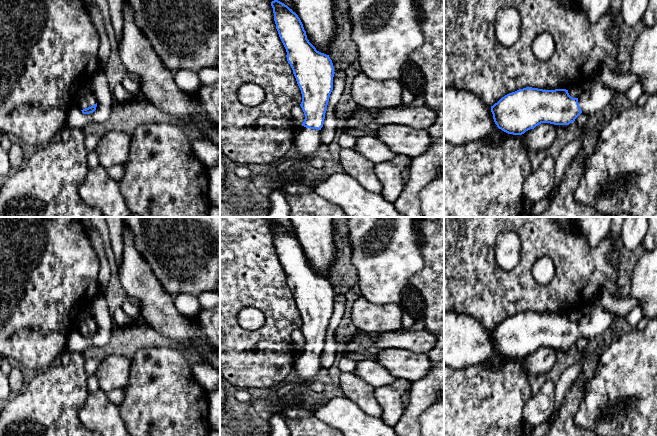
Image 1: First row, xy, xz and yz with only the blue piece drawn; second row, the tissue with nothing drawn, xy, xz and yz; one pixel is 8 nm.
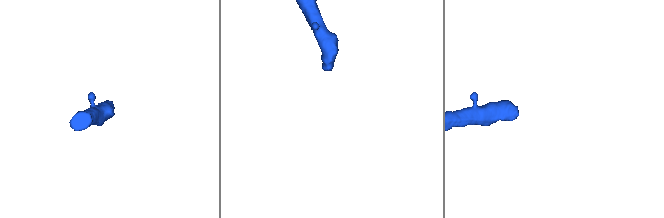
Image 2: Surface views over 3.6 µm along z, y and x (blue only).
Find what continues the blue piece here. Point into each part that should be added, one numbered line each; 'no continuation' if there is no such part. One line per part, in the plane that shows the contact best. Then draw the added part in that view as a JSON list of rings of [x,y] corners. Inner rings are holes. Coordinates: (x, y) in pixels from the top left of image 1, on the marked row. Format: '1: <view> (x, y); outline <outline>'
1: xz (307, 142); outline [[[301,126],[300,130],[295,135],[293,147],[299,159],[298,165],[293,169],[306,169],[306,158],[313,154],[320,154],[323,149],[320,140],[320,130]]]

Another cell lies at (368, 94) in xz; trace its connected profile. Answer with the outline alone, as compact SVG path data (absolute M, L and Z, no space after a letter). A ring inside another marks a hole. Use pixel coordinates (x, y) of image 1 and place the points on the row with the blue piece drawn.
M359 73L351 86L351 95L363 109L394 108L400 106L403 87L399 80L376 81Z

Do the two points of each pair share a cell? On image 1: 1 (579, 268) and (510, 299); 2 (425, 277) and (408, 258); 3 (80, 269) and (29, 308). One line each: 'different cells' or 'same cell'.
1: same cell
2: different cells
3: same cell

